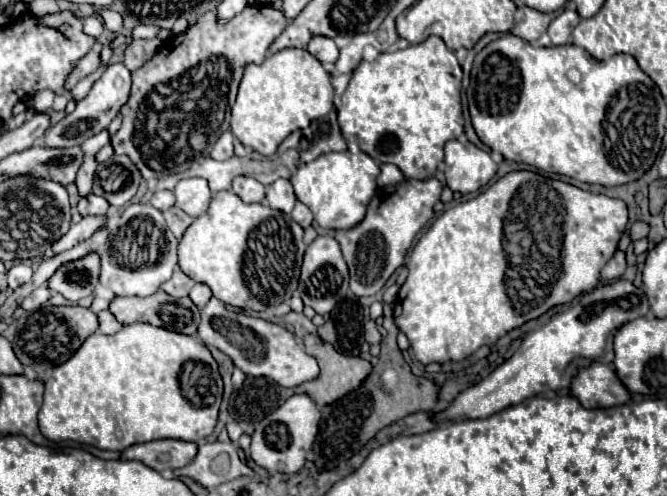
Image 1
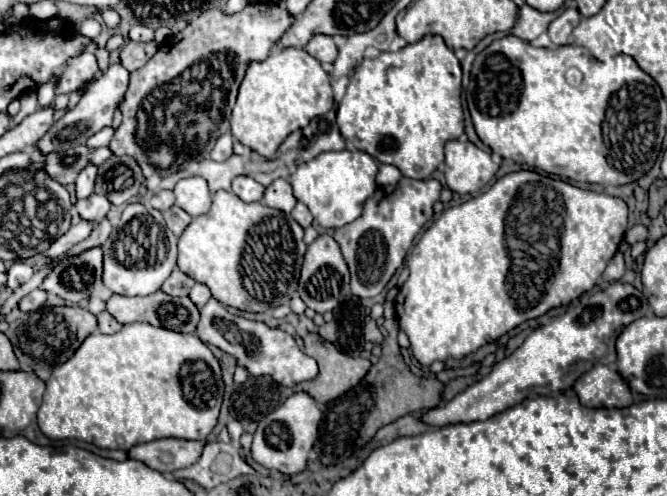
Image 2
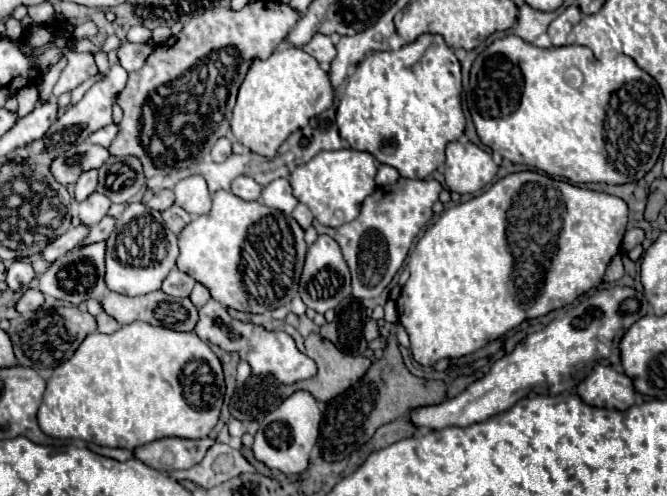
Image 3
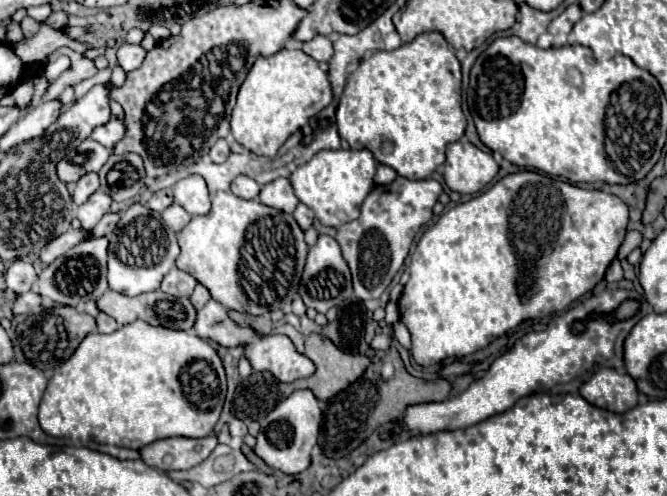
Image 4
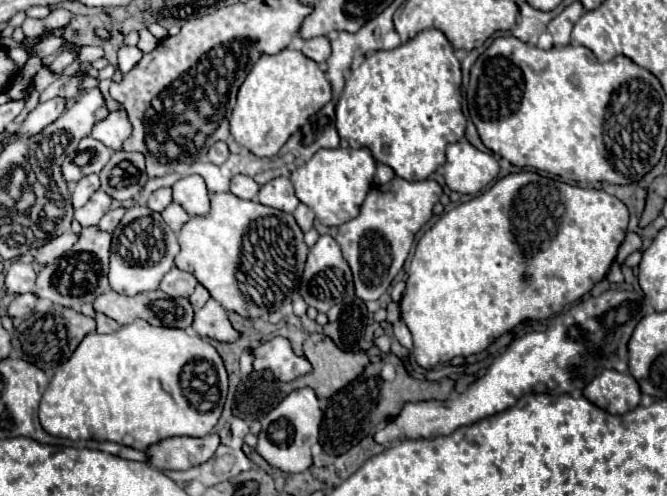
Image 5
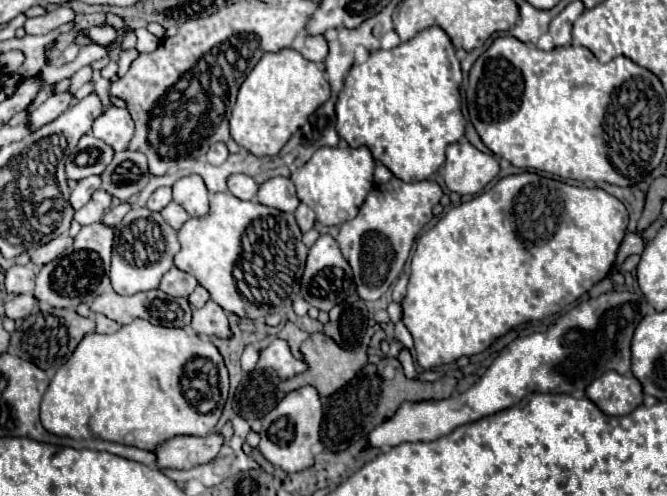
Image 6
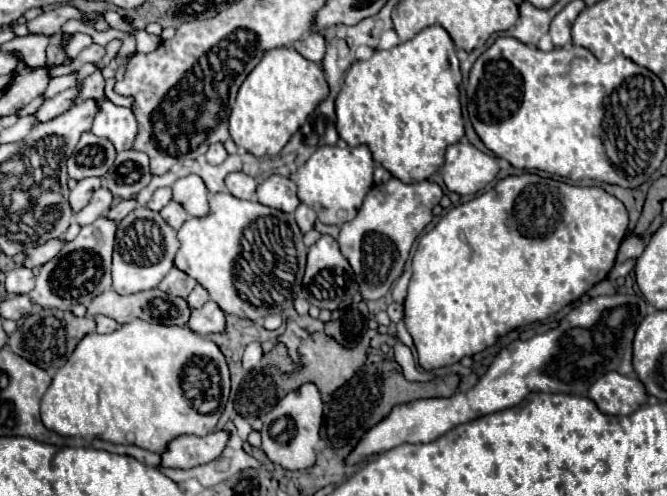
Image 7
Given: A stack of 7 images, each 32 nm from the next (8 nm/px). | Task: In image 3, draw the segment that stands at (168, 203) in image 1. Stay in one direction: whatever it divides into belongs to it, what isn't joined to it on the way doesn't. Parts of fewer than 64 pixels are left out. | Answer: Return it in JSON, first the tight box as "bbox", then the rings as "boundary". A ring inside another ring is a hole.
{"bbox":[148,190,174,212],"boundary":[[[160,190],[160,192],[154,194],[154,196],[150,198],[150,202],[148,202],[148,206],[154,208],[154,210],[158,210],[158,212],[170,208],[172,204],[174,204],[174,192],[172,192],[172,190]]]}

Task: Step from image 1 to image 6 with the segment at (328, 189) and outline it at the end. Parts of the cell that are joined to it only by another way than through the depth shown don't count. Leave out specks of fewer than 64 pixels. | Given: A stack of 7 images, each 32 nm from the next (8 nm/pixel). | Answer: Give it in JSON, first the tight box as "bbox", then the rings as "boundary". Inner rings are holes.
{"bbox":[292,146,374,226],"boundary":[[[366,146],[360,148],[318,148],[312,158],[292,174],[298,198],[316,212],[324,226],[340,226],[352,220],[372,188],[374,158]]]}

